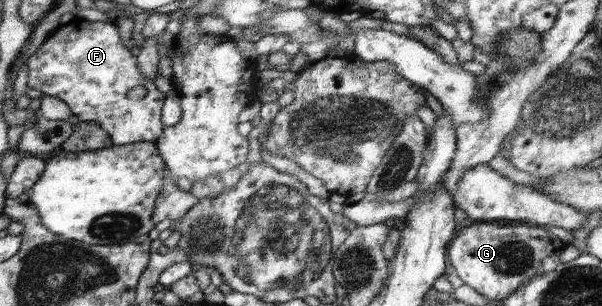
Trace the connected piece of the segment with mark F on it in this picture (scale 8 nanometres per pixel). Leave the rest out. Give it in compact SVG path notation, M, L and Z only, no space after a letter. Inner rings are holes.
M75 17L69 24L62 24L28 57L27 67L28 88L61 99L80 121L96 122L108 132L113 145L155 142L164 131L161 109L165 94L140 73L136 57L118 34L117 24ZM136 85L148 90L142 101L127 96Z

